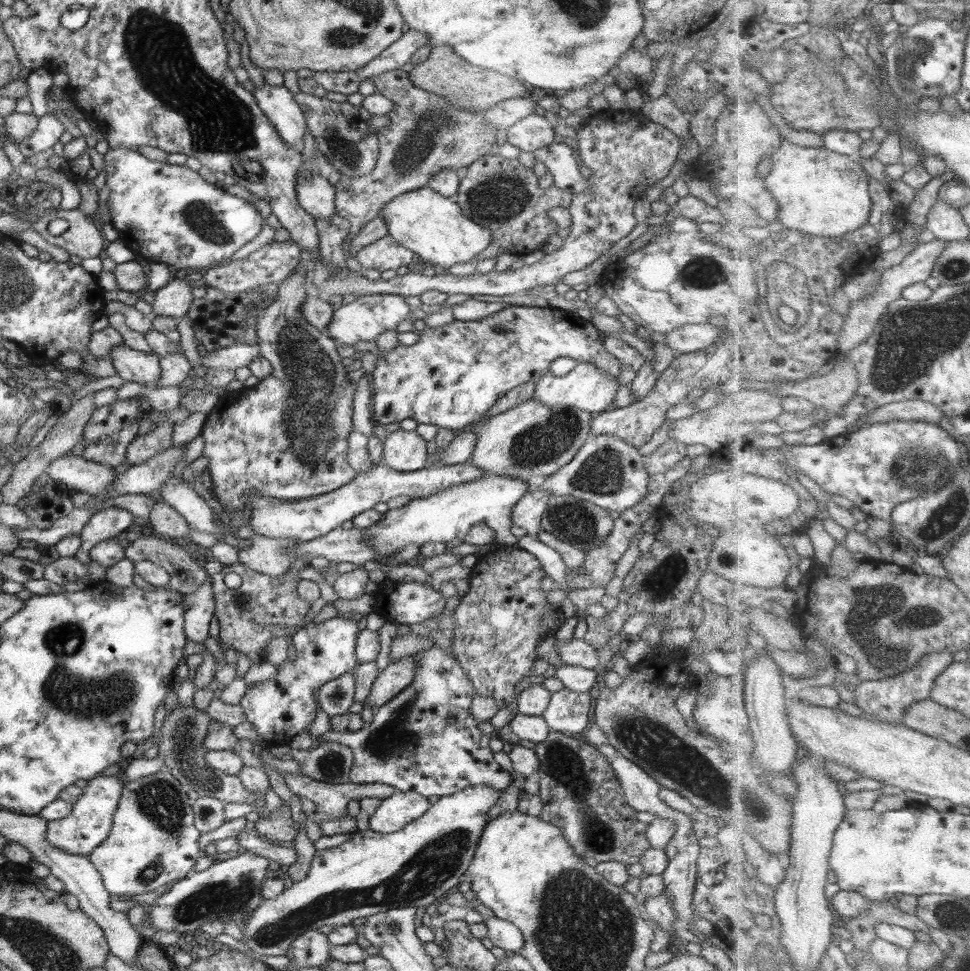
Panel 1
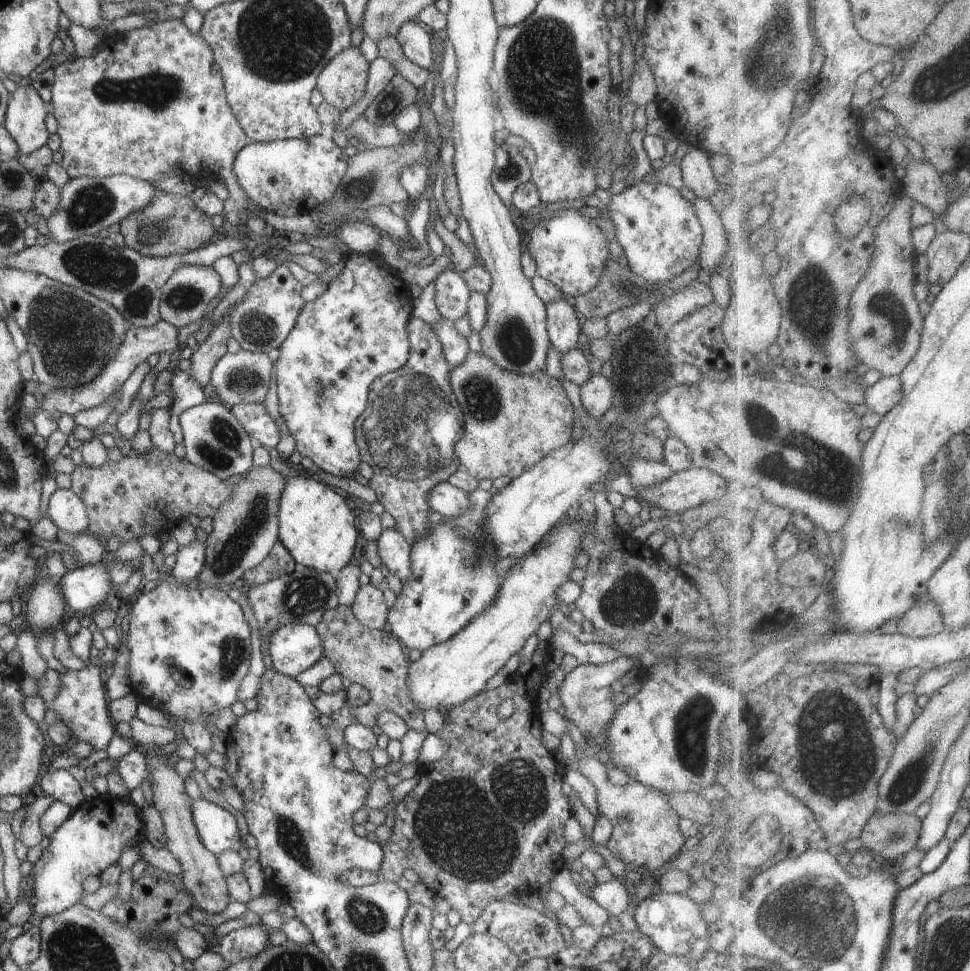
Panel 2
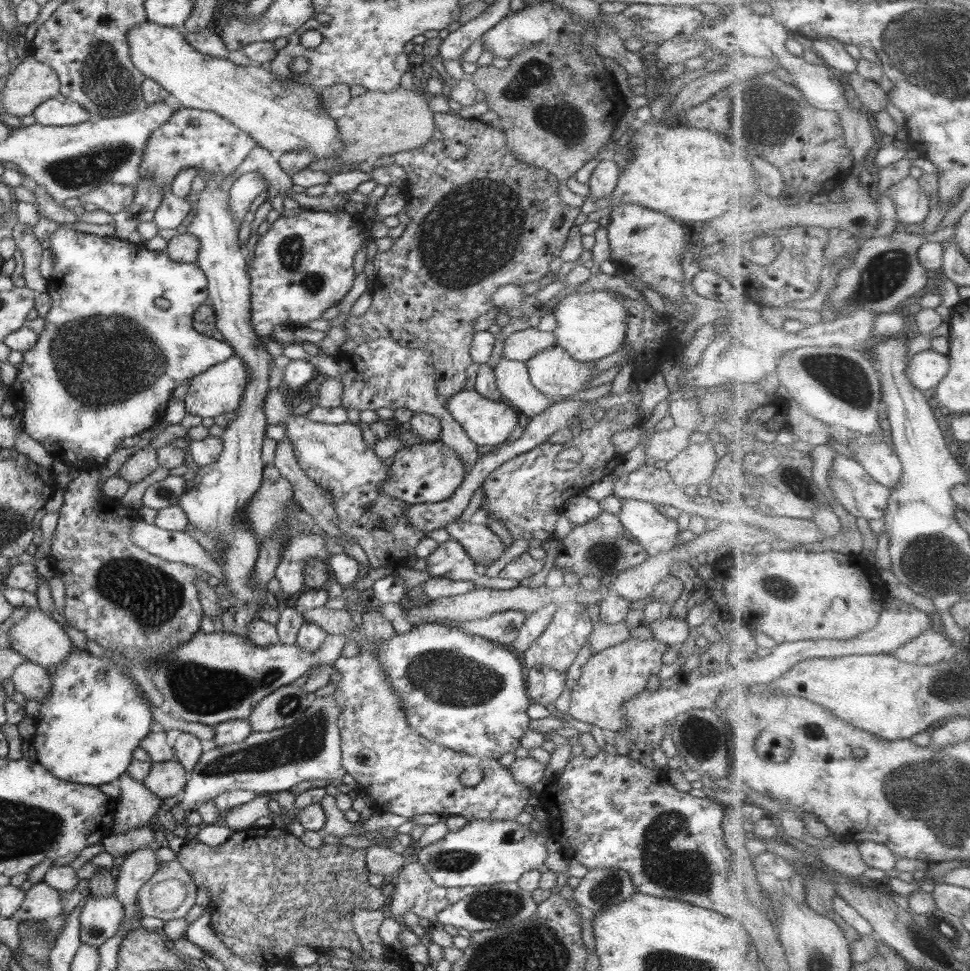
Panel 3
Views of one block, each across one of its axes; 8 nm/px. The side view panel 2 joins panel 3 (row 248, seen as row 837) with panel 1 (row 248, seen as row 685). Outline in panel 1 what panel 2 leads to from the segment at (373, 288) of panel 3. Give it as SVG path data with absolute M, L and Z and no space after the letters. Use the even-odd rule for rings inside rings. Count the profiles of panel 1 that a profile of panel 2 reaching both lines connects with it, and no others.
M488 154L468 166L466 177L460 181L454 199L468 218L492 231L492 242L500 246L500 254L506 252L524 256L541 250L544 243L549 242L548 238L558 233L560 230L558 224L552 221L548 210L558 208L558 206L568 208L573 196L572 193L559 189L554 184L548 188L540 188L538 183L539 177L534 174L533 170L518 161L518 158L508 159L499 154Z

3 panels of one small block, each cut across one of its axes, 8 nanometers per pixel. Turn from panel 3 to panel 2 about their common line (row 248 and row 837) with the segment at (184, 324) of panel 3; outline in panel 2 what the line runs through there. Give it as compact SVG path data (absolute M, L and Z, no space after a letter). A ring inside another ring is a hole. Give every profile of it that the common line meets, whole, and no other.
M108 792L104 796L85 800L70 816L61 824L45 842L42 856L33 864L32 875L34 886L32 894L26 899L32 907L32 912L40 917L53 915L76 903L80 903L84 896L82 884L90 876L101 876L101 874L112 864L118 863L126 849L136 846L144 840L150 841L152 836L146 835L146 823L143 819L142 810L134 803L125 801L124 798L113 797Z

